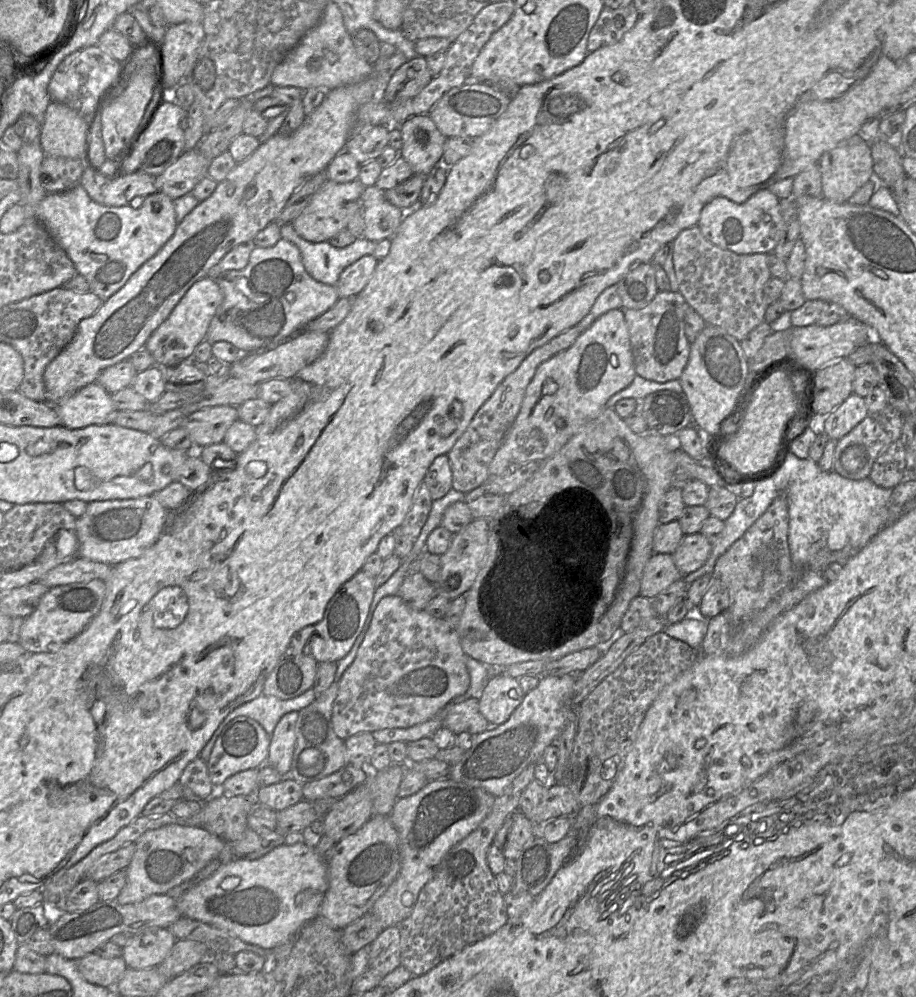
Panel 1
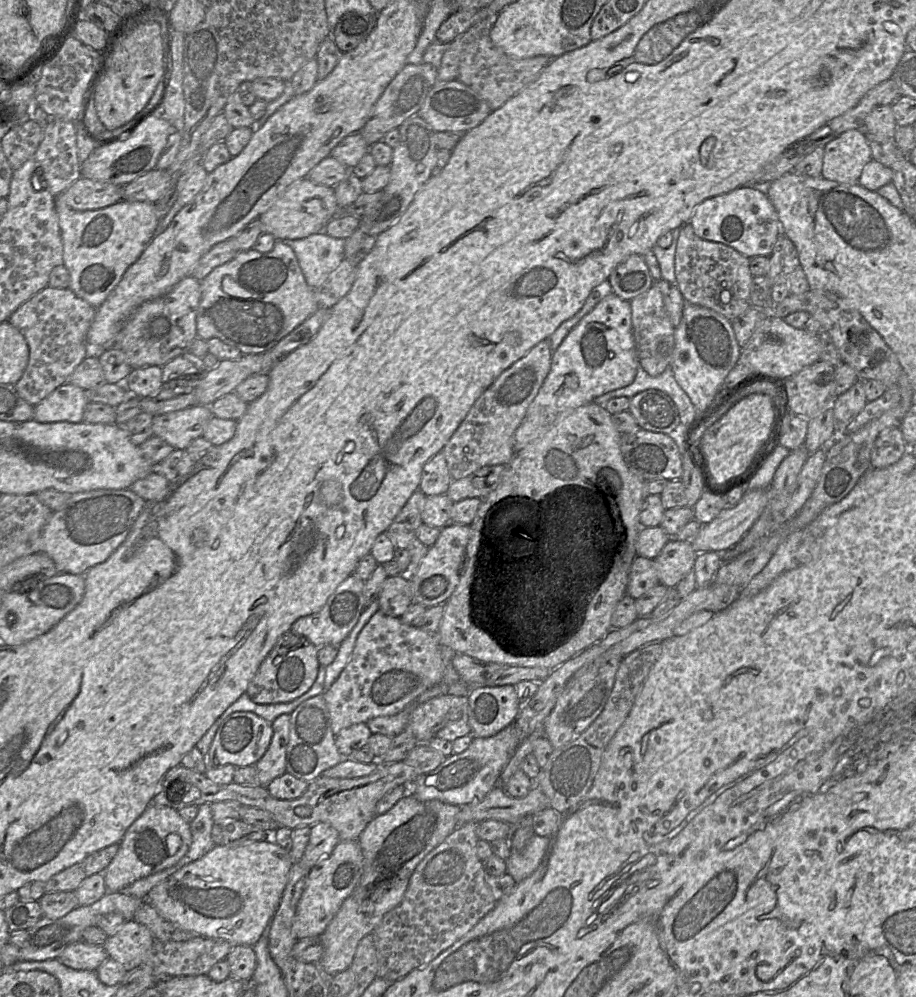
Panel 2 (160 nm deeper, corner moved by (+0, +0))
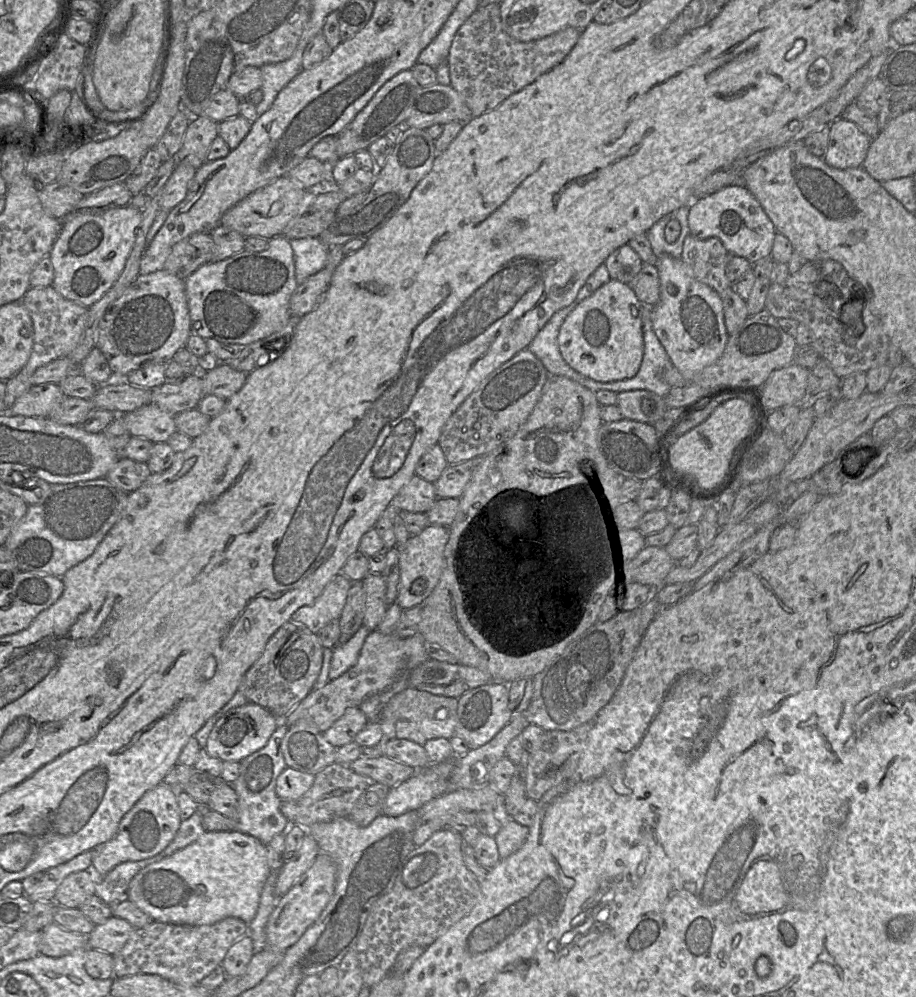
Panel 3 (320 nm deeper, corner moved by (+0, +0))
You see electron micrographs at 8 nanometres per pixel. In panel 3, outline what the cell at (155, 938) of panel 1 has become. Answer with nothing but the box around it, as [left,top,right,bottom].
[87,916,134,956]

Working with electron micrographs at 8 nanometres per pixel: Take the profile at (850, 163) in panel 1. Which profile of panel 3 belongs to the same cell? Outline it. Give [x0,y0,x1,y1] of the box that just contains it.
[823,116,872,169]

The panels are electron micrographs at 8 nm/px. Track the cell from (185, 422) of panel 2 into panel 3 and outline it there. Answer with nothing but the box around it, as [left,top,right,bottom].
[117,404,177,443]

